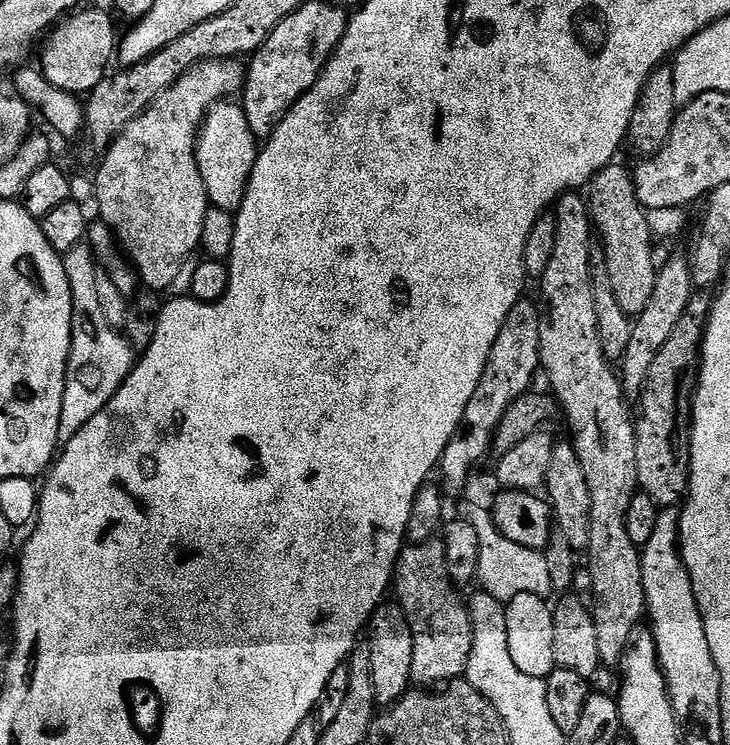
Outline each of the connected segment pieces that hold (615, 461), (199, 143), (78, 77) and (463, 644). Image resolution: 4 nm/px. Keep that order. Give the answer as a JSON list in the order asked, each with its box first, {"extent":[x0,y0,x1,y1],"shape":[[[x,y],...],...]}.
[{"extent":[538,192,646,665],"shape":[[[565,192],[554,205],[557,234],[554,237],[554,255],[550,266],[538,277],[540,296],[544,299],[540,313],[540,366],[543,375],[548,375],[551,395],[560,401],[563,419],[568,419],[572,431],[570,443],[582,462],[582,474],[586,474],[586,486],[590,486],[590,542],[586,549],[586,567],[593,578],[590,593],[594,630],[598,630],[598,654],[601,665],[619,665],[628,652],[628,645],[637,635],[636,627],[646,616],[644,587],[642,586],[641,549],[630,542],[626,534],[626,514],[630,502],[636,497],[636,420],[628,409],[629,401],[624,394],[624,385],[613,365],[602,354],[602,342],[598,338],[598,314],[594,310],[596,289],[592,282],[592,249],[594,229],[592,216],[588,213],[588,201],[576,192]]]},{"extent":[196,98,258,214],"shape":[[[232,98],[219,100],[205,114],[204,123],[201,124],[196,138],[196,165],[198,174],[202,174],[202,182],[206,186],[211,207],[221,208],[233,214],[240,209],[246,186],[250,182],[250,174],[256,165],[257,155],[258,137],[246,122],[243,107]]]},{"extent":[38,6,118,94],"shape":[[[85,6],[49,31],[39,52],[38,68],[58,91],[87,94],[104,80],[109,71],[108,63],[114,60],[118,52],[118,32],[116,36],[116,28],[106,13]]]},{"extent":[394,539,473,686],"shape":[[[443,539],[403,548],[396,559],[394,592],[395,588],[395,599],[410,622],[410,634],[414,634],[413,681],[420,686],[444,686],[463,677],[470,658],[473,625],[469,605],[460,601],[457,585],[448,577]]]}]

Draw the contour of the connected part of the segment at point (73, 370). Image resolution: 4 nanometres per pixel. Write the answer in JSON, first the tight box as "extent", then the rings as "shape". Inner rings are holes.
{"extent":[58,243,134,446],"shape":[[[87,243],[74,246],[74,250],[63,253],[66,278],[70,278],[72,295],[72,345],[66,370],[66,390],[62,398],[62,418],[58,422],[58,445],[63,446],[98,414],[107,408],[110,398],[122,386],[122,382],[132,372],[134,349],[117,329],[106,322],[101,307],[98,306],[95,282],[98,265],[92,249]]]}

